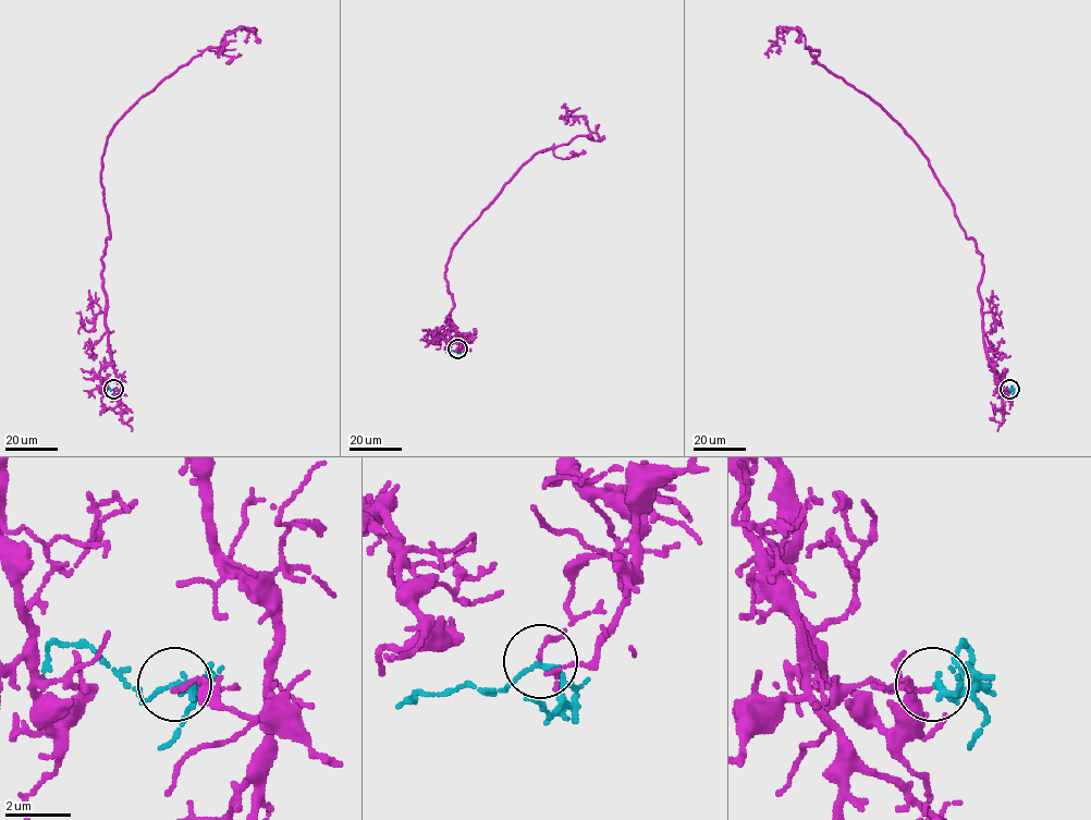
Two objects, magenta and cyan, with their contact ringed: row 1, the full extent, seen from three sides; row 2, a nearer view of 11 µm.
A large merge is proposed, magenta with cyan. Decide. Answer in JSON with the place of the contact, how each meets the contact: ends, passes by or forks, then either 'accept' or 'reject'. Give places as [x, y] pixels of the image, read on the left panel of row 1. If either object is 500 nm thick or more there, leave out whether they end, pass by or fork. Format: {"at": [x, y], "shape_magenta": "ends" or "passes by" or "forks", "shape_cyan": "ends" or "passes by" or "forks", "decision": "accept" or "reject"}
{"at": [113, 389], "shape_magenta": "ends", "shape_cyan": "passes by", "decision": "accept"}

